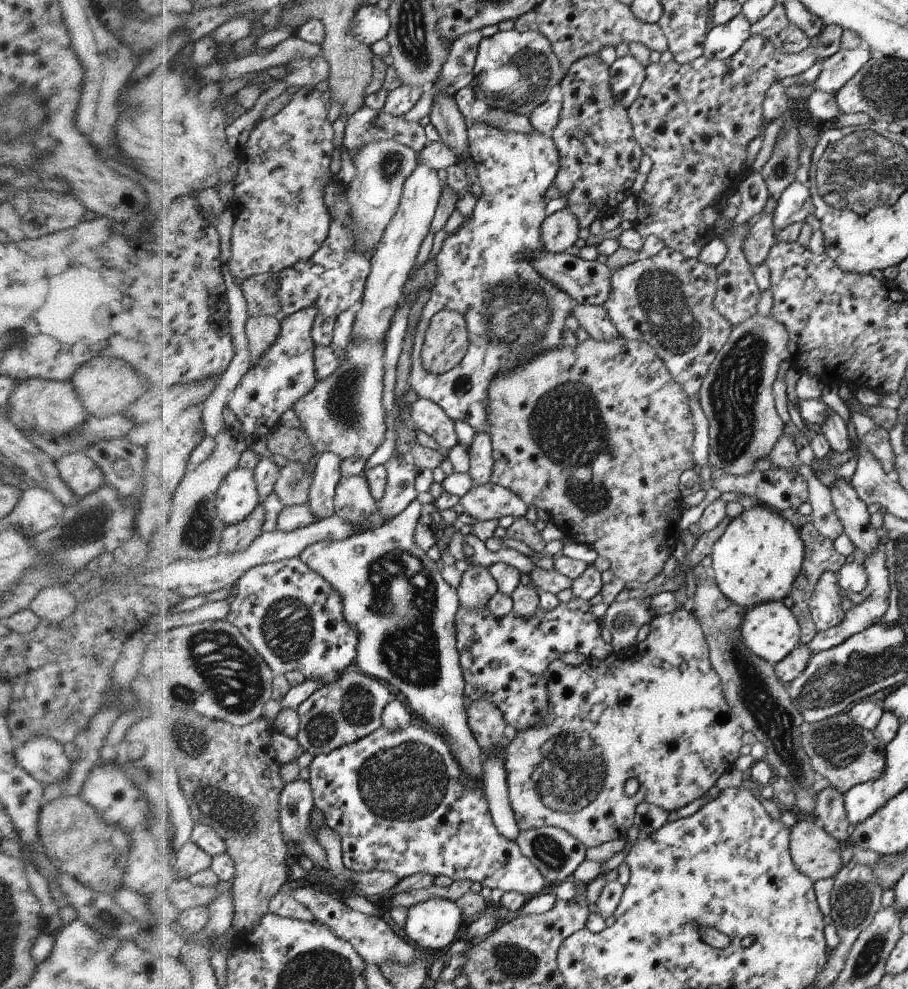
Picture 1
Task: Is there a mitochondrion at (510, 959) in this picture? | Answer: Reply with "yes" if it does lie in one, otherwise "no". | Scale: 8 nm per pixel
yes

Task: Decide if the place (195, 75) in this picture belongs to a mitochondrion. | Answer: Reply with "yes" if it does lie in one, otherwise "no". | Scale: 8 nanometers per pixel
no

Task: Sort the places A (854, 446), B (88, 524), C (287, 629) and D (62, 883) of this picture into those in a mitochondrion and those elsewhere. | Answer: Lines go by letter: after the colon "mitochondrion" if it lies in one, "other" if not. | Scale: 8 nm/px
A: other
B: mitochondrion
C: mitochondrion
D: other

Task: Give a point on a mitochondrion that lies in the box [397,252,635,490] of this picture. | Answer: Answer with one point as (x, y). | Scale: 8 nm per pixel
(518, 313)

